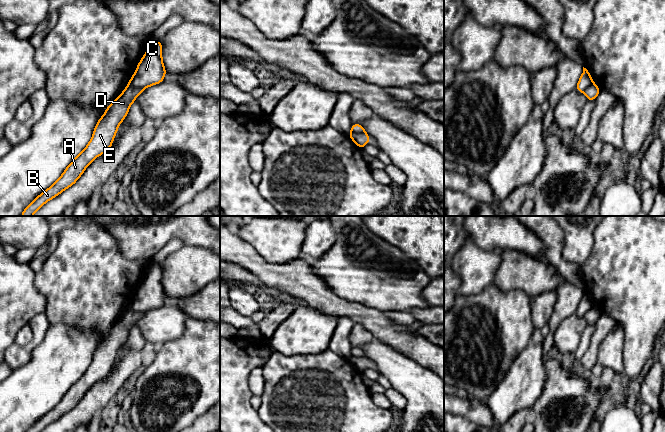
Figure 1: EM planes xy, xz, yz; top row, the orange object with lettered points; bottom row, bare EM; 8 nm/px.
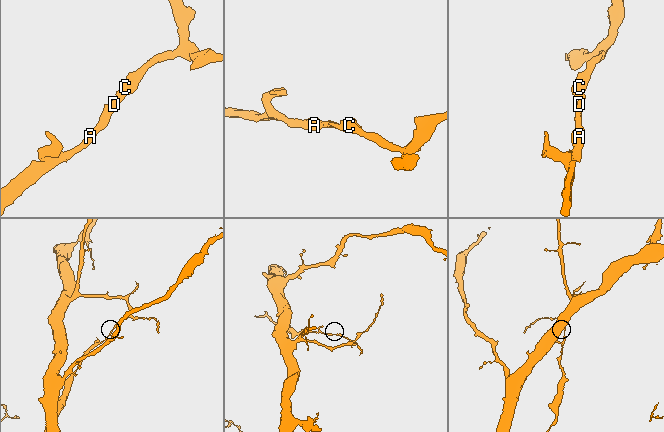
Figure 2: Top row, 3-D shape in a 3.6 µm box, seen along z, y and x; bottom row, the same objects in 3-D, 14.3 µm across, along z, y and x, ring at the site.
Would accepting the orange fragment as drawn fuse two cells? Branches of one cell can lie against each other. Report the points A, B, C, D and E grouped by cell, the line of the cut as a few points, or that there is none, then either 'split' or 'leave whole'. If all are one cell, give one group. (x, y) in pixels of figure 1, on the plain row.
A B D E / C | xy (128, 309), (142, 313) | split

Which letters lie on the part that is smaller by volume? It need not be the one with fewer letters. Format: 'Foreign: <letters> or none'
Foreign: A, B, D, E

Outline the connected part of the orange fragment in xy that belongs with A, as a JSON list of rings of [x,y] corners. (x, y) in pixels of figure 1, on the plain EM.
[[[127,310],[122,318],[107,332],[98,344],[93,360],[86,372],[68,389],[60,402],[47,414],[36,421],[26,432],[40,432],[55,422],[79,403],[87,390],[97,381],[107,376],[112,369],[118,350],[127,340],[130,329],[143,313]]]

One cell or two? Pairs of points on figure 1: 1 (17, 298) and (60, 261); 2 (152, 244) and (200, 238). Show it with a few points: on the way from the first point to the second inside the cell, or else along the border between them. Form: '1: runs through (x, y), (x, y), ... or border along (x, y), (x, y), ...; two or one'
1: border along (35, 273), (34, 286), (45, 298), (46, 303); two
2: runs through (164, 232), (188, 232); one

